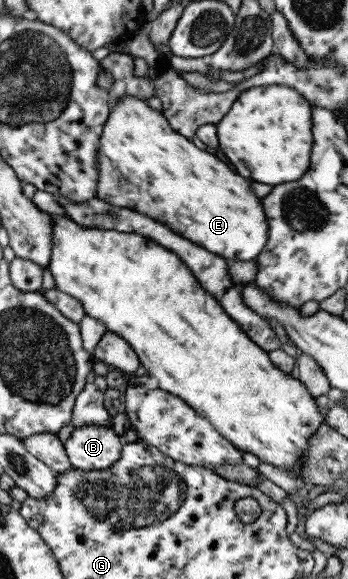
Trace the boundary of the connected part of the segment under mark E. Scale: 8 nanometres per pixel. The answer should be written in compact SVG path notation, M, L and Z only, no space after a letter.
M122 96L111 105L99 137L98 179L95 198L113 206L130 208L160 222L181 238L195 243L228 261L254 259L268 237L266 216L249 182L231 172L221 160L195 148L189 140L172 129L163 115L151 109L146 100Z

